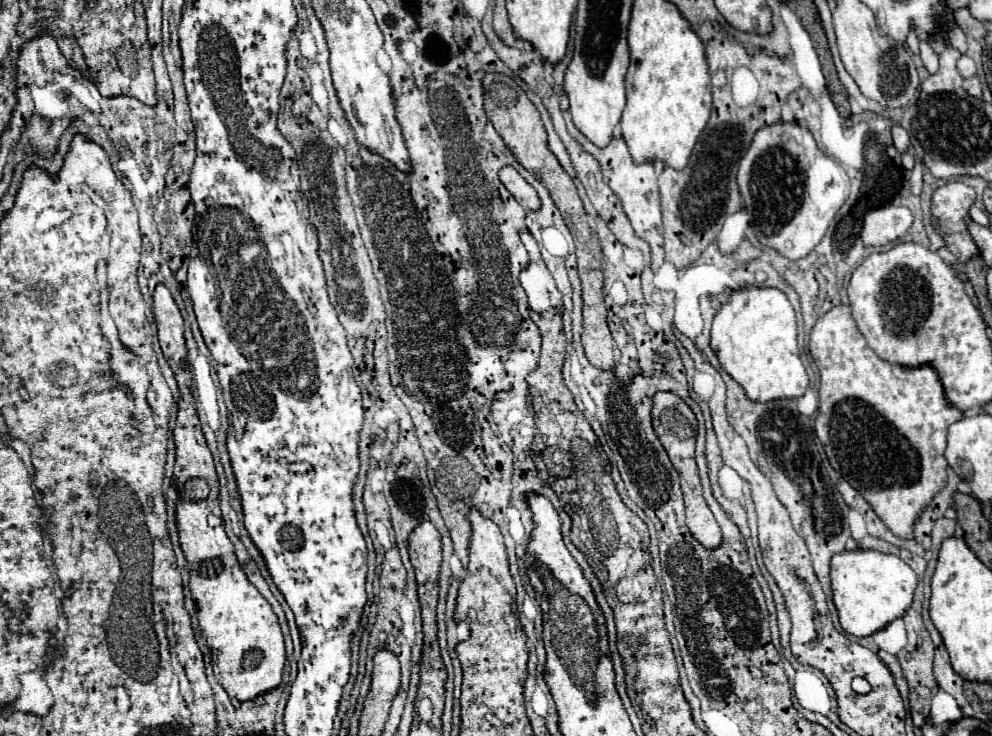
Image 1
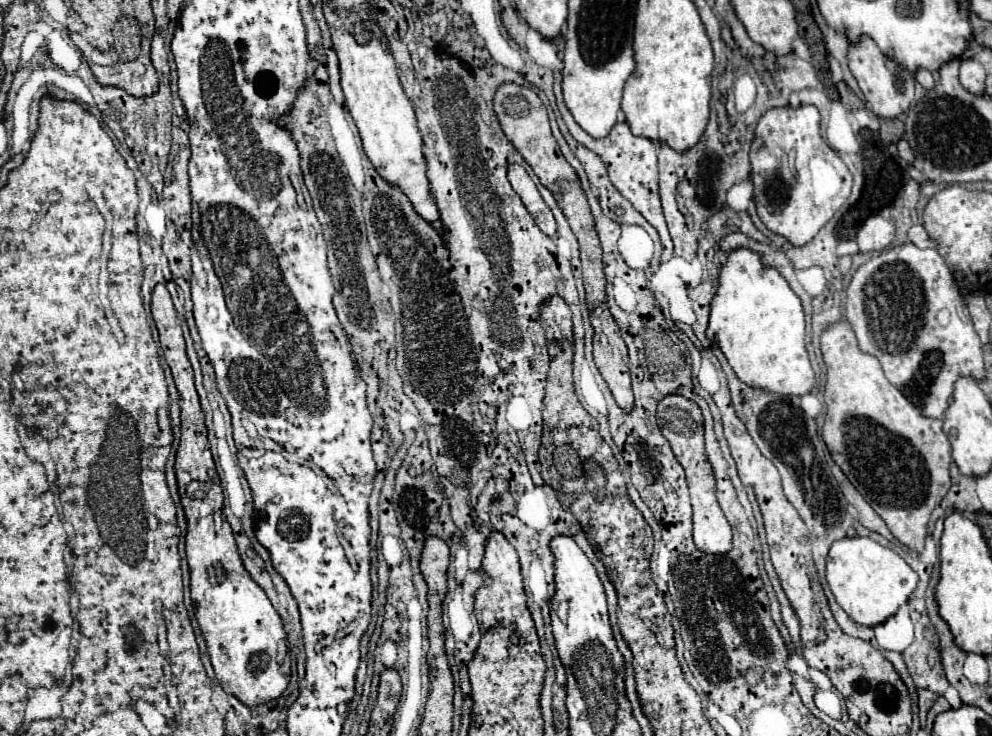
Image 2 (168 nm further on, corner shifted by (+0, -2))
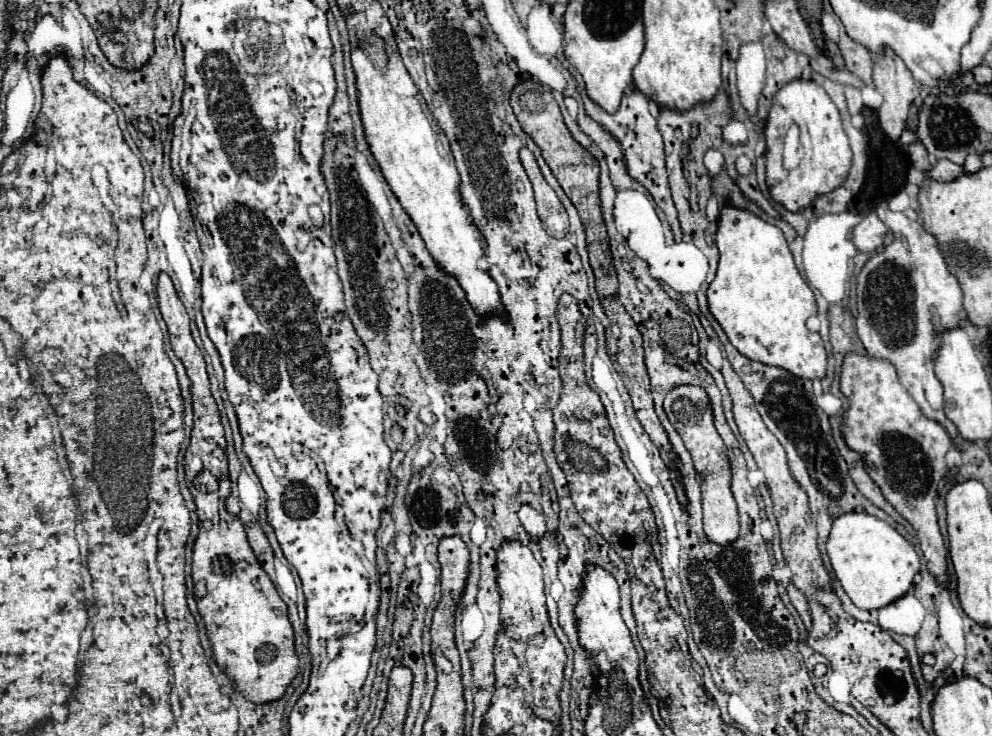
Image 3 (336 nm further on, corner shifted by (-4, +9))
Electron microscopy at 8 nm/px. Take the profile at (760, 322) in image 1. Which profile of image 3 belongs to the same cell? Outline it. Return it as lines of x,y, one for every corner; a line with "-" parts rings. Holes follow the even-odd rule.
724,207
718,221
716,245
720,251
720,261
718,273
708,287
708,305
730,343
752,361
786,369
796,377
822,379
826,375
826,351
820,335
808,331
806,327
808,317
816,313
816,299
812,289
798,273
782,231
766,221
760,221
750,211

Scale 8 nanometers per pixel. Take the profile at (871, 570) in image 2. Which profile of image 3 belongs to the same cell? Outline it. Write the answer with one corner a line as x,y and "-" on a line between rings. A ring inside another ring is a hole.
846,513
834,519
826,549
838,581
860,609
880,609
902,597
920,571
920,557
914,547
894,527
866,513

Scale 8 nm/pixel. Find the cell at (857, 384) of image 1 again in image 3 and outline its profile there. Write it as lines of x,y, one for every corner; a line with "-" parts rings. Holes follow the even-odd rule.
846,353
844,363
842,363
842,371
840,371
840,391
848,399
848,409
844,411
842,425
840,425
840,433
846,441
846,445
852,451
862,453
864,467
866,467
868,475
872,477
872,481
880,487
886,501
914,527
930,573
940,583
946,585
948,583
946,547
944,547
944,541
942,541
942,535
940,535
940,529
938,529
934,499
936,499
936,493
938,493
938,485
942,483
942,479
948,473
946,453
952,449
950,433
946,431
946,427
928,419
920,411
920,407
910,397
910,393
898,383
896,369
890,361
876,359
876,357
870,357
870,355
860,355
860,353

